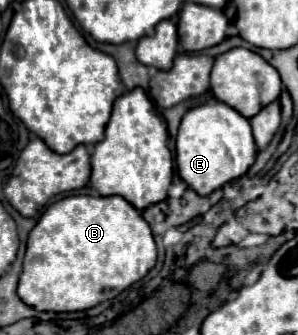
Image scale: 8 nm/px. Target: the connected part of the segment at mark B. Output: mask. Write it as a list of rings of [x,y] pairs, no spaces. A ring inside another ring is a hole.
[[[67,196],[45,210],[29,232],[19,298],[39,312],[79,312],[119,296],[157,260],[149,224],[121,196]]]

